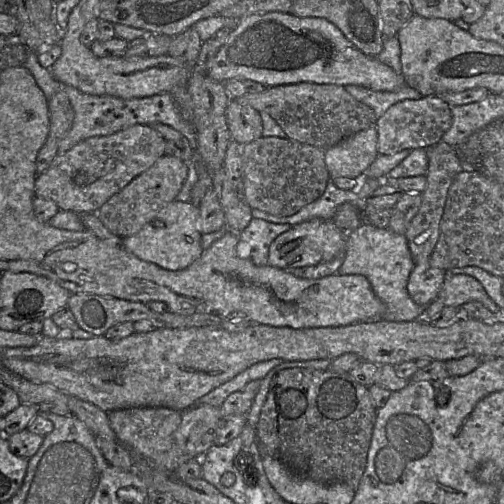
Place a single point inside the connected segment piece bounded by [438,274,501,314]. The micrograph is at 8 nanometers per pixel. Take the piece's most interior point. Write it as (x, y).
(457, 290)

